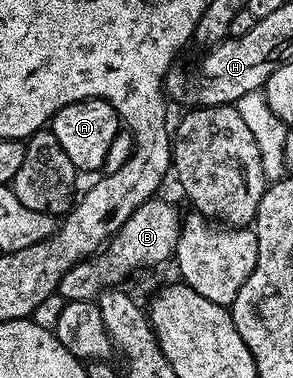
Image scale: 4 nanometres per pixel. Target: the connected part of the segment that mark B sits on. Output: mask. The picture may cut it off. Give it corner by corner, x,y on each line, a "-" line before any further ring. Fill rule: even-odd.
151,199
145,201
132,215
124,227
110,238
108,244
93,258
79,261
62,276
58,284
57,294
68,301
94,301
104,289
118,287
123,284
129,273
142,269
145,265
162,265
175,256
178,248
178,230
180,213
166,201

